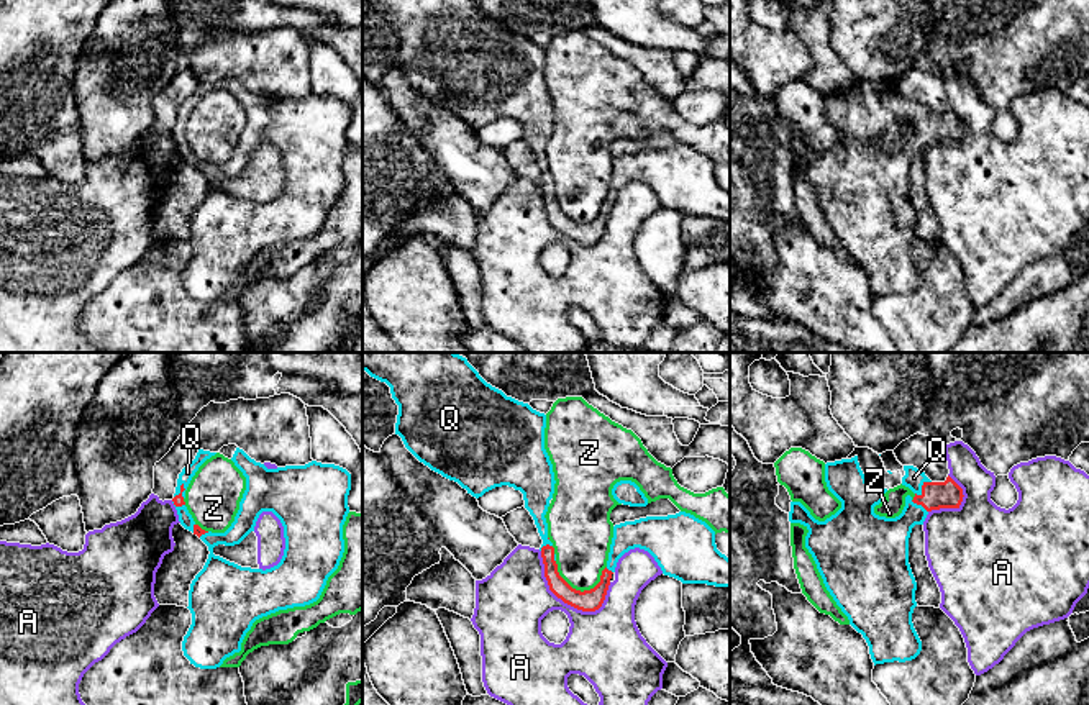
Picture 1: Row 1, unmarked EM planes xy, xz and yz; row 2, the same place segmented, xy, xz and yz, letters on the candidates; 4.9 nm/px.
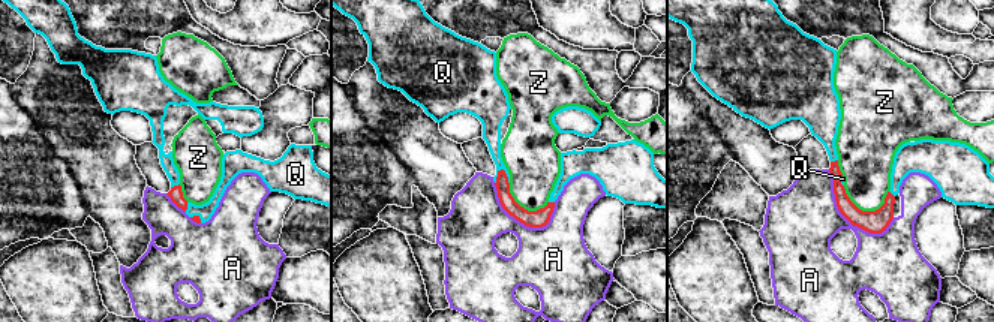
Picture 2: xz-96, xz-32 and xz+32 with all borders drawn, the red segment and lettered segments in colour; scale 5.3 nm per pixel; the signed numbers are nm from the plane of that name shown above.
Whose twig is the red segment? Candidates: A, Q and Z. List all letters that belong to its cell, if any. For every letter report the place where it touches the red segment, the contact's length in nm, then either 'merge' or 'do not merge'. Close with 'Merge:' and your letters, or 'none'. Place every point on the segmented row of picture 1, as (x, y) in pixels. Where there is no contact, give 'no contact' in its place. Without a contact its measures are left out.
A: meets red in xz at (558, 597); contact 420 nm long; do not merge
Q: meets red in yz at (922, 487); contact 100 nm long; merge
Z: meets red in xz at (579, 591); contact 260 nm long; do not merge
Merge: Q

